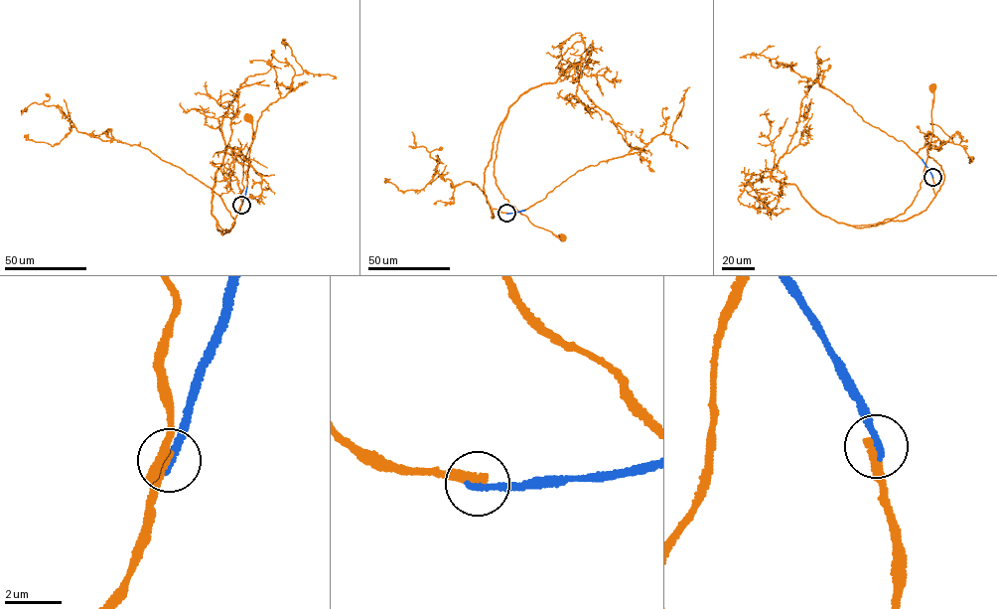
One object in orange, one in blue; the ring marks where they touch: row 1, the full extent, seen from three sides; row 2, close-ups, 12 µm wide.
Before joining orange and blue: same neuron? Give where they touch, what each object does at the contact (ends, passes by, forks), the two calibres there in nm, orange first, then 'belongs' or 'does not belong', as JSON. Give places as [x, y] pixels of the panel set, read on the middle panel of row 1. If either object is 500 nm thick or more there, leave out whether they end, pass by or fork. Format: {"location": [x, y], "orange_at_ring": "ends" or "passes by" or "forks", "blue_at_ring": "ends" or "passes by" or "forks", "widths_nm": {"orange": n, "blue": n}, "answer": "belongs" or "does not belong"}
{"location": [506, 213], "orange_at_ring": "ends", "blue_at_ring": "ends", "widths_nm": {"orange": 280, "blue": 280}, "answer": "does not belong"}

